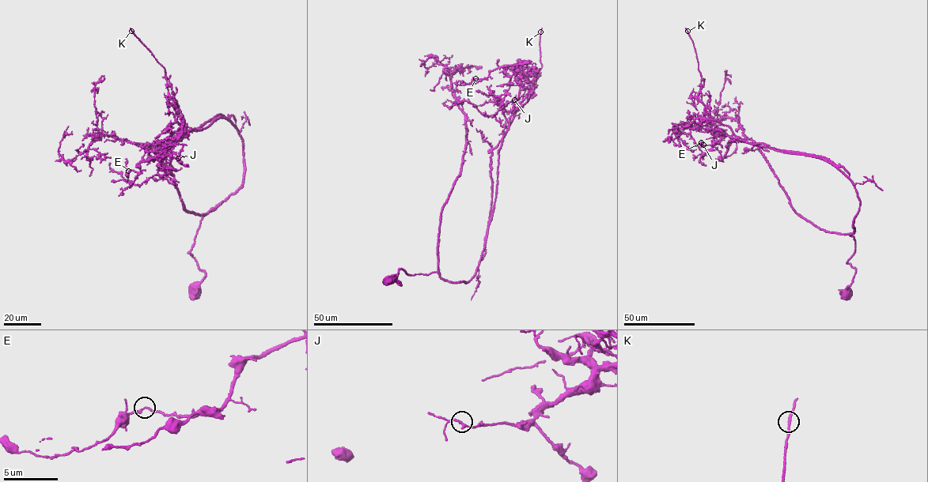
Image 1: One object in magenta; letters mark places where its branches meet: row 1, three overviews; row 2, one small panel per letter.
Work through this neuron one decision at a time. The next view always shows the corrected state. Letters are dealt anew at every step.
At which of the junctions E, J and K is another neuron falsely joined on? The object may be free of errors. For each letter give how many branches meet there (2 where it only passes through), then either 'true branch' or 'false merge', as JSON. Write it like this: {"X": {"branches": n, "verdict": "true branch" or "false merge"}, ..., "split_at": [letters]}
{"E": {"branches": 2, "verdict": "true branch"}, "J": {"branches": 2, "verdict": "true branch"}, "K": {"branches": 2, "verdict": "true branch"}, "split_at": []}

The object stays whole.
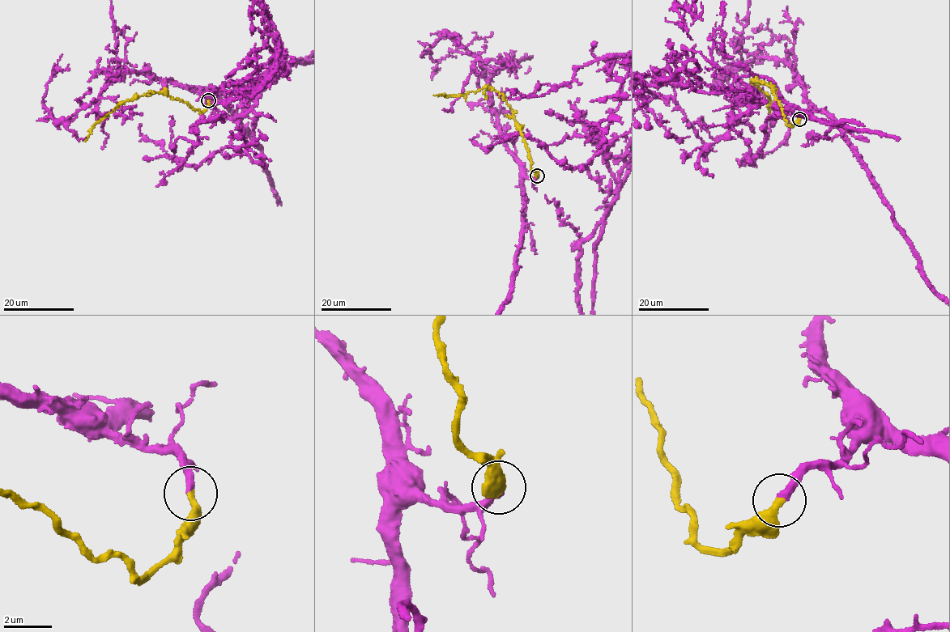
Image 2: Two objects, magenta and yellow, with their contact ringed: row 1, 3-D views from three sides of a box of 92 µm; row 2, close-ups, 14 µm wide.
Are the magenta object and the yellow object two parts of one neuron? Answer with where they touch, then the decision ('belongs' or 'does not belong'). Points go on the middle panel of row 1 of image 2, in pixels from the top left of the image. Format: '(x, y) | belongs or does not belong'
(537, 176) | belongs

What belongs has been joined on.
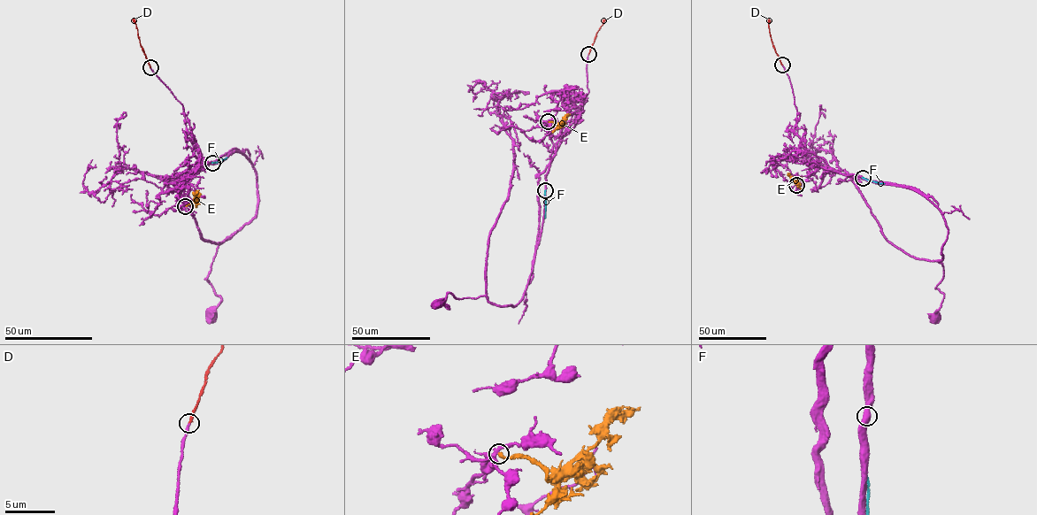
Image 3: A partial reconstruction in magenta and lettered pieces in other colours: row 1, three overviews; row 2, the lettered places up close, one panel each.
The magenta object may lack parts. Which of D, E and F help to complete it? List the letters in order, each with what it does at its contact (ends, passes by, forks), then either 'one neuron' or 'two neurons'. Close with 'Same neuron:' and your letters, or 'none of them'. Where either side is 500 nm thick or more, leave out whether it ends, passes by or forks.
D: it ends there; one neuron
E: it ends there; two neurons
F: two neurons
Same neuron: D

